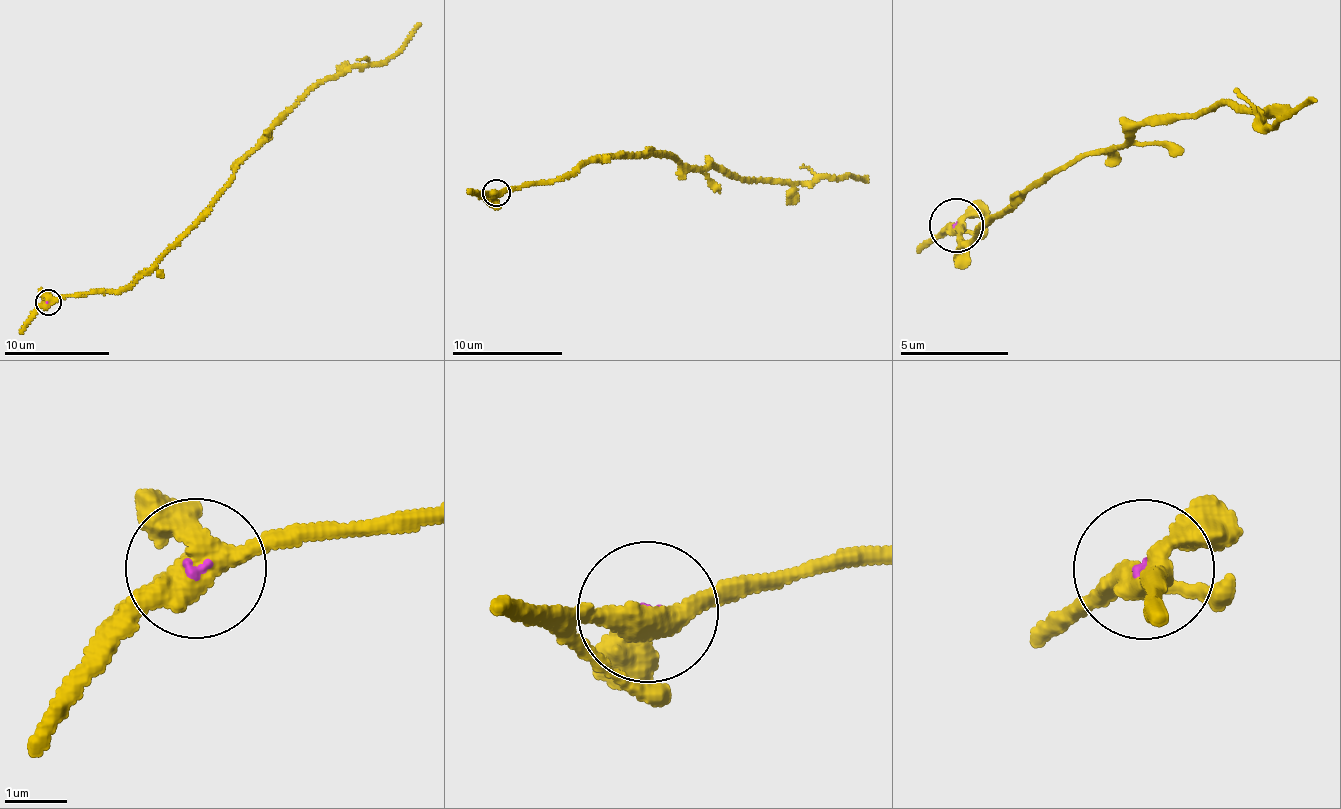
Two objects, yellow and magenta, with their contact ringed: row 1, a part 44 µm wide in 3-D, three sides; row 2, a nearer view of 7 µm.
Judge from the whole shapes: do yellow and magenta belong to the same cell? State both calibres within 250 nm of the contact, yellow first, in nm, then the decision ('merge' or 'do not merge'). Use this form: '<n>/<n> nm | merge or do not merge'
360/70 nm | do not merge

